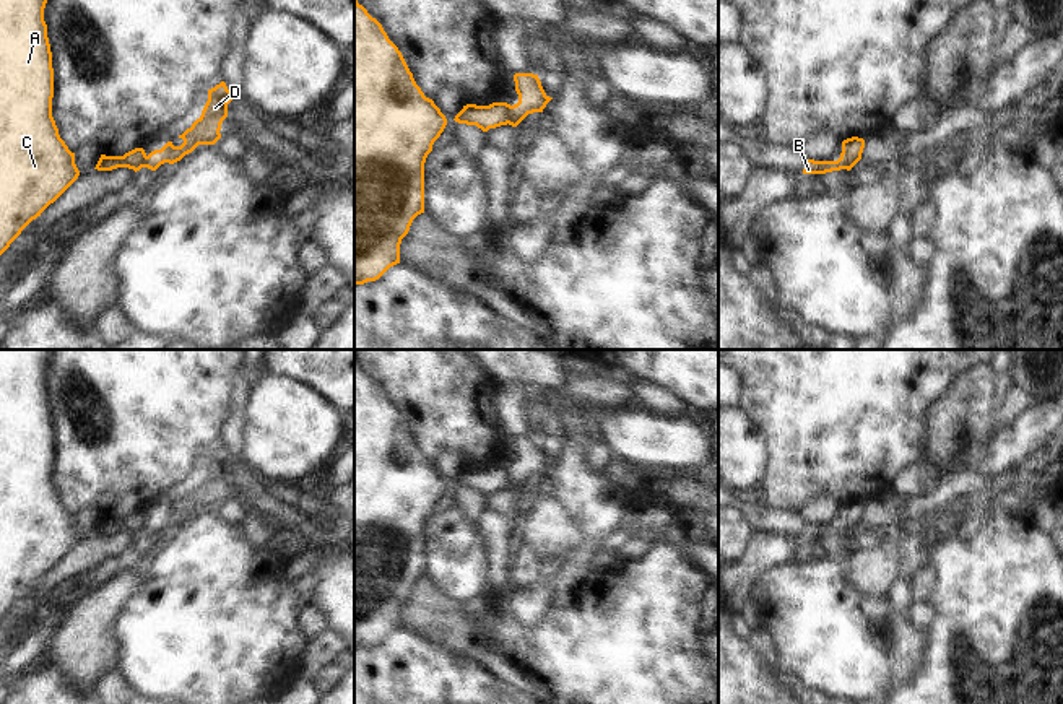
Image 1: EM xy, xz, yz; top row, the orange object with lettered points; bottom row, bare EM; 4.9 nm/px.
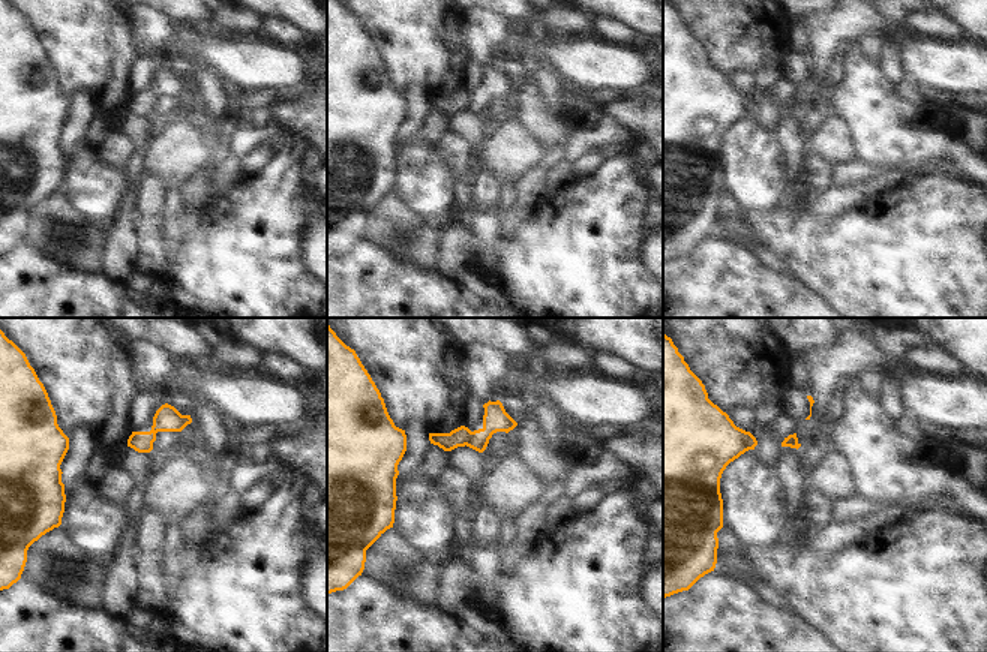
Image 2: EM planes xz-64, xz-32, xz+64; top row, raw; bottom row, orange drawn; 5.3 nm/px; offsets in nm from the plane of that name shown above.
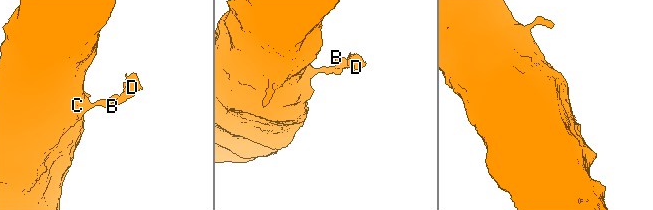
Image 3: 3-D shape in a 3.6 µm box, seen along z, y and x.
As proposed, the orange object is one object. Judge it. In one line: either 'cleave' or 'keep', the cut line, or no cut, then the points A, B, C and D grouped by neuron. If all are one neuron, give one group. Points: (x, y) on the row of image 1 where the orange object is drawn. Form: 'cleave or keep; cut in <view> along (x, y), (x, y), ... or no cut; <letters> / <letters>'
cleave; cut in xz along (512, 106), (507, 122); A C / B D

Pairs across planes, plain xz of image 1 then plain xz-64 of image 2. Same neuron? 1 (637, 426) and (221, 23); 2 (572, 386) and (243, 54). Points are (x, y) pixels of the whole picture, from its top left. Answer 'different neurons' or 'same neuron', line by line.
1: different neurons
2: different neurons

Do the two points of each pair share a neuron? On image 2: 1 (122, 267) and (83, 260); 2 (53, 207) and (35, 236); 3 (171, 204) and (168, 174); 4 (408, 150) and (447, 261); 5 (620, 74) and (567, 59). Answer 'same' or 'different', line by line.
1: different
2: same
3: different
4: different
5: same

